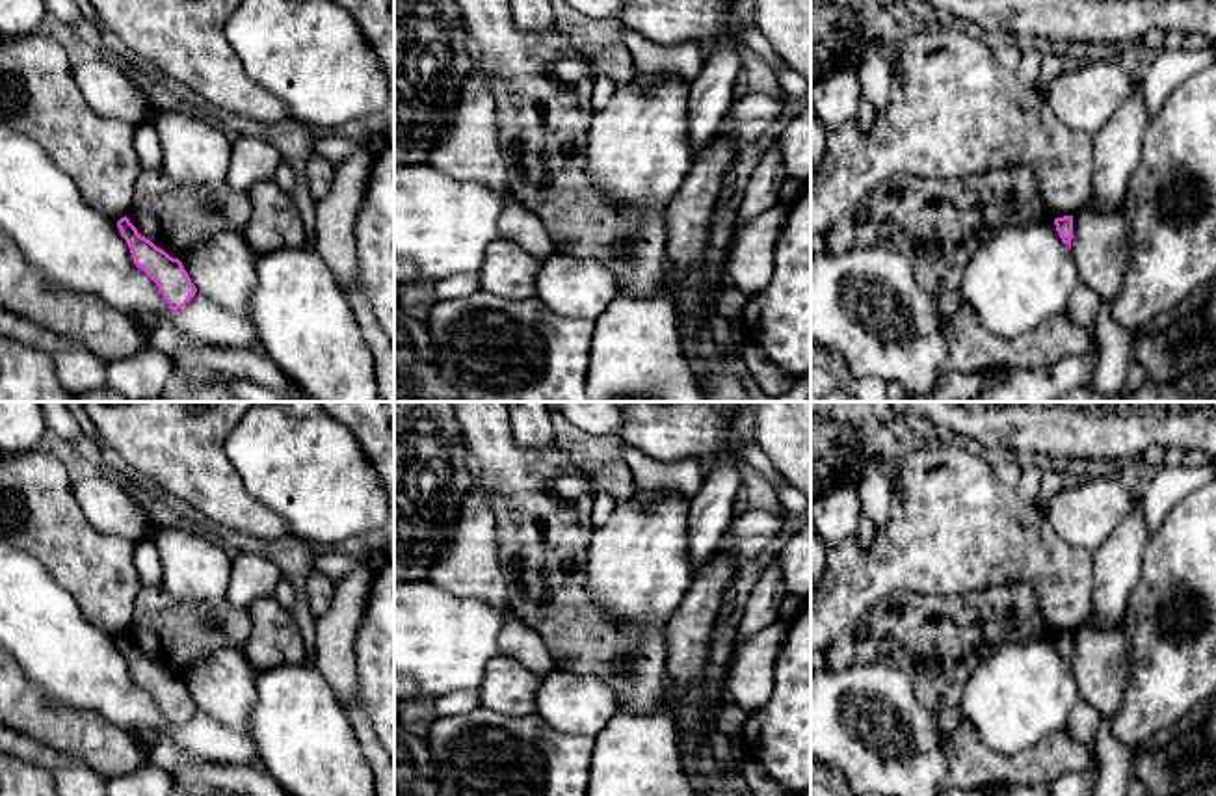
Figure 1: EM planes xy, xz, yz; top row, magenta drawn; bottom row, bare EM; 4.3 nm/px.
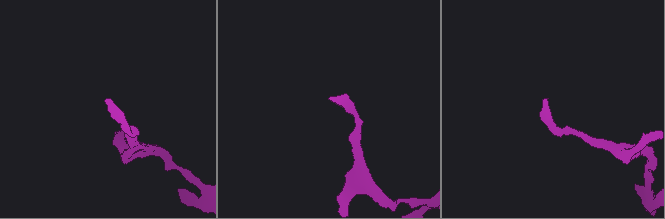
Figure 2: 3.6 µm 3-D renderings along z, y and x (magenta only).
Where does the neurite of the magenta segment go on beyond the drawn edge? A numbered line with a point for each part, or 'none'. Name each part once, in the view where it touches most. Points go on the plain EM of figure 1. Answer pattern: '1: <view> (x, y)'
none

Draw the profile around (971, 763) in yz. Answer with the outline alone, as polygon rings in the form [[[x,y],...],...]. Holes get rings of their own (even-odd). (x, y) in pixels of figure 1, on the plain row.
[[[959,718],[952,733],[943,733],[943,750],[948,757],[943,792],[991,783],[1038,785],[1067,772],[1099,770],[1093,746],[1075,740],[1065,729],[1049,733],[1032,748],[1002,755],[987,748],[974,727]]]

